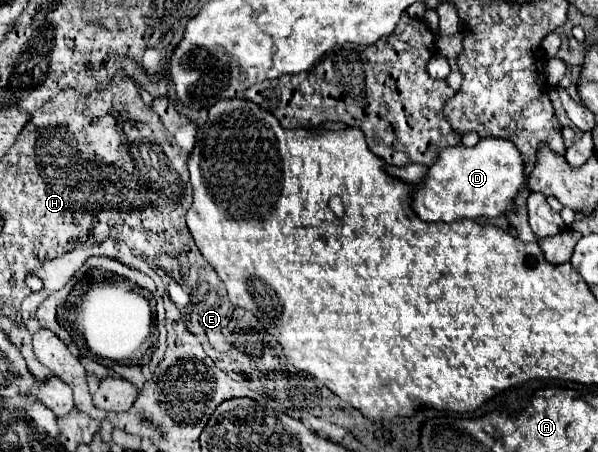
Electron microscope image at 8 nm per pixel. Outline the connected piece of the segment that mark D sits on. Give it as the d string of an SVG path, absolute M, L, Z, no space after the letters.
M481 138L473 148L465 146L453 146L443 148L437 156L437 160L429 166L429 172L421 184L417 184L411 192L411 208L423 222L453 222L461 218L477 220L477 218L497 218L505 214L521 190L521 186L527 184L527 178L523 174L525 166L523 160L509 140L497 140L497 138Z

